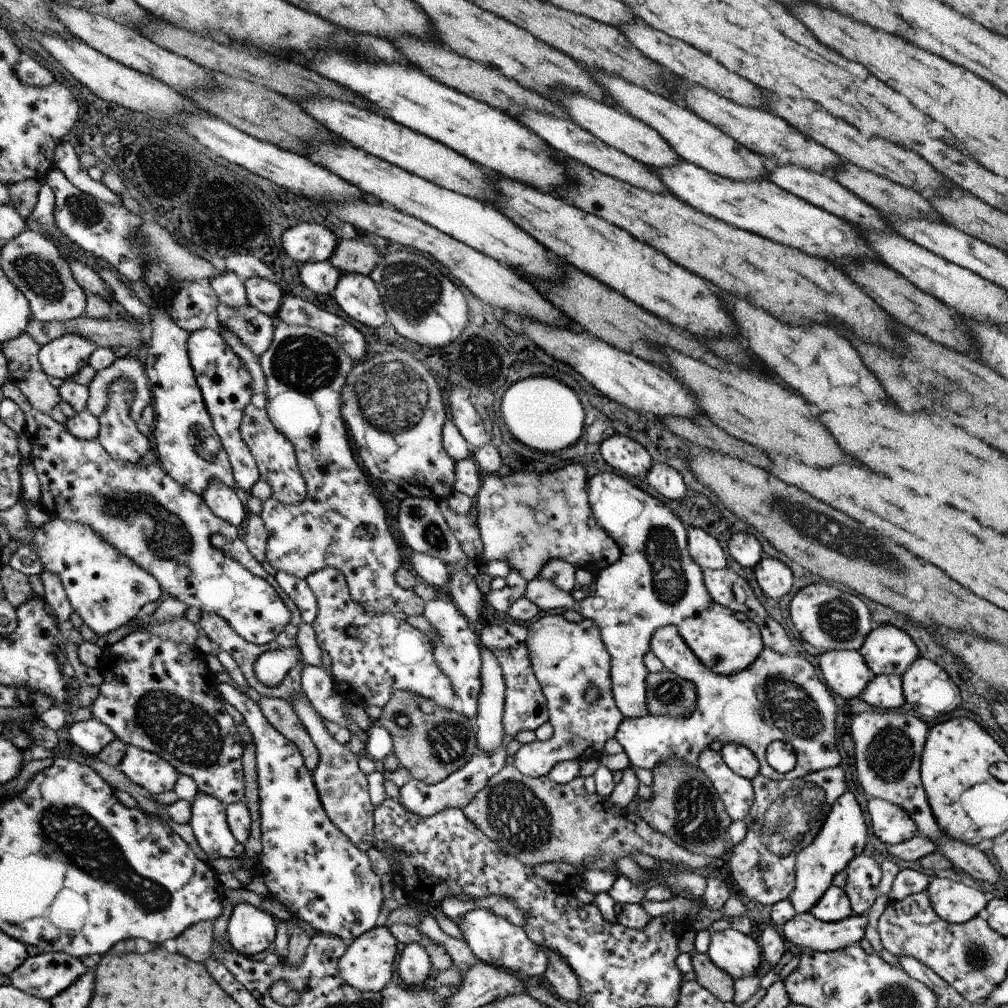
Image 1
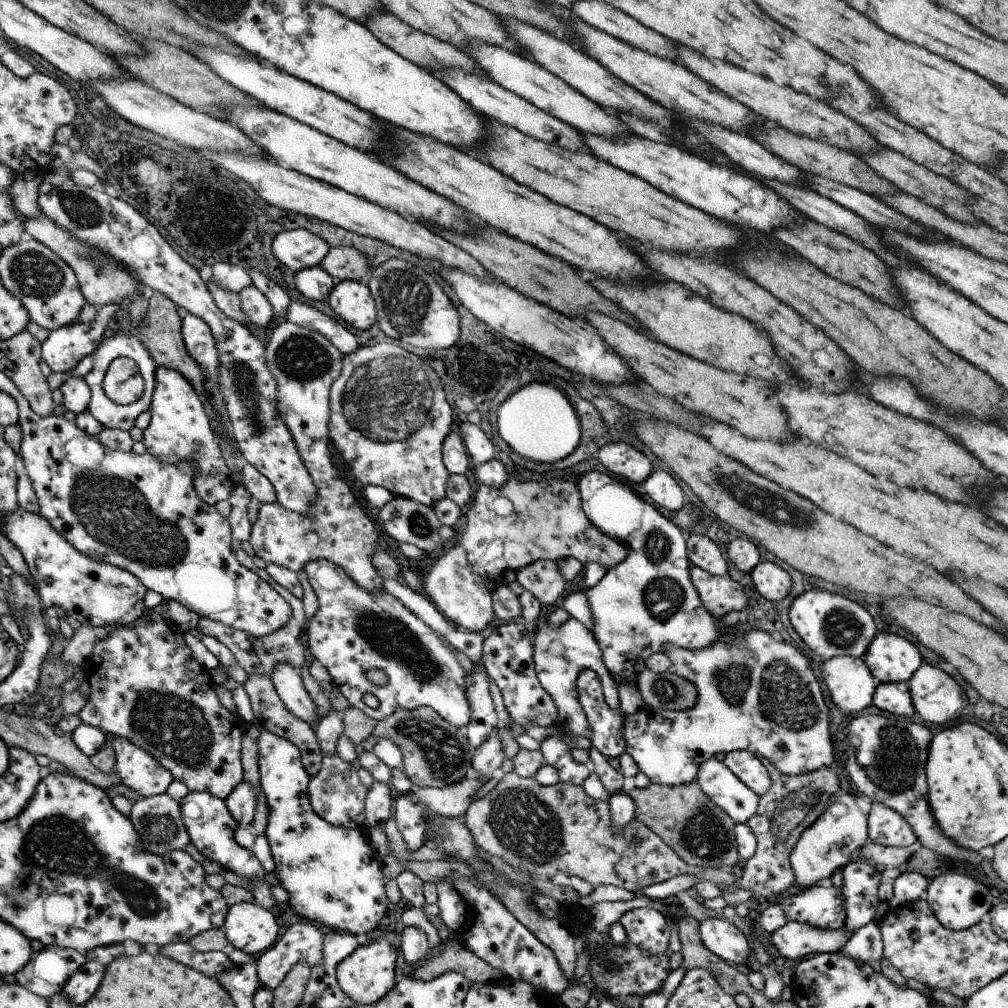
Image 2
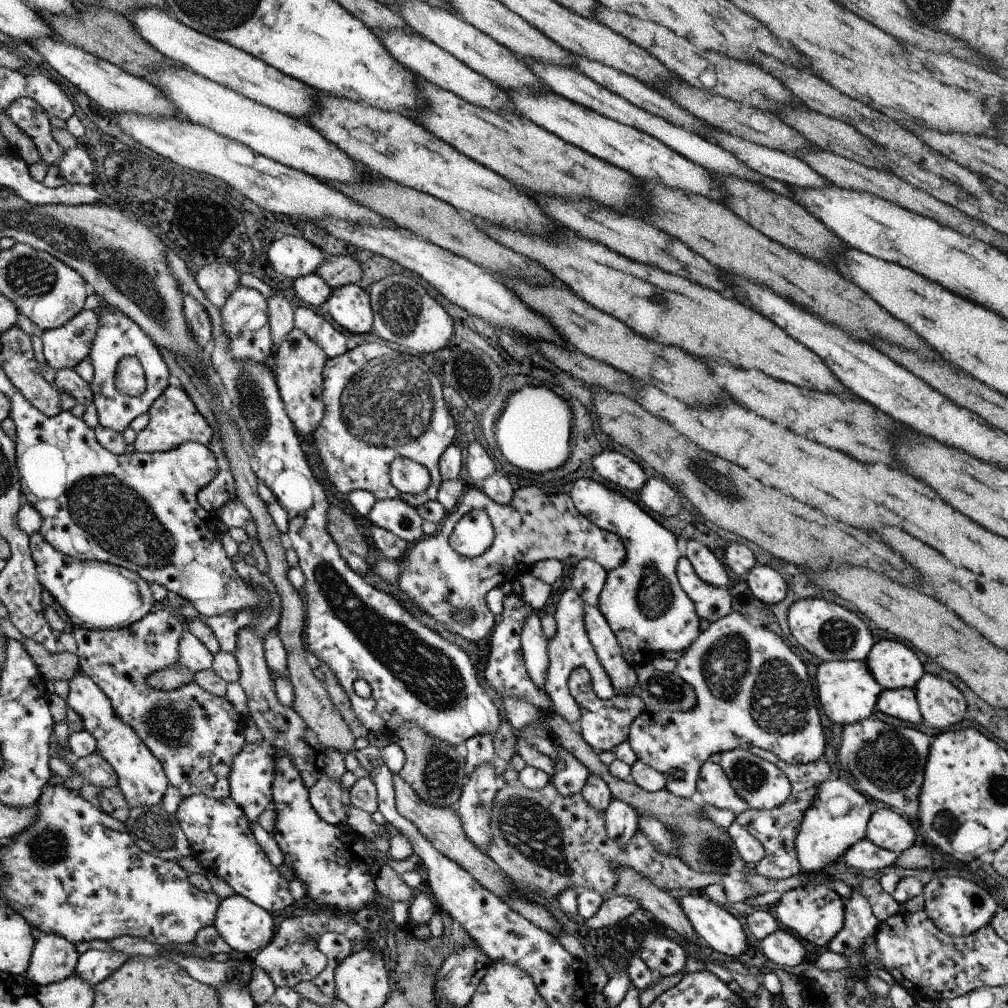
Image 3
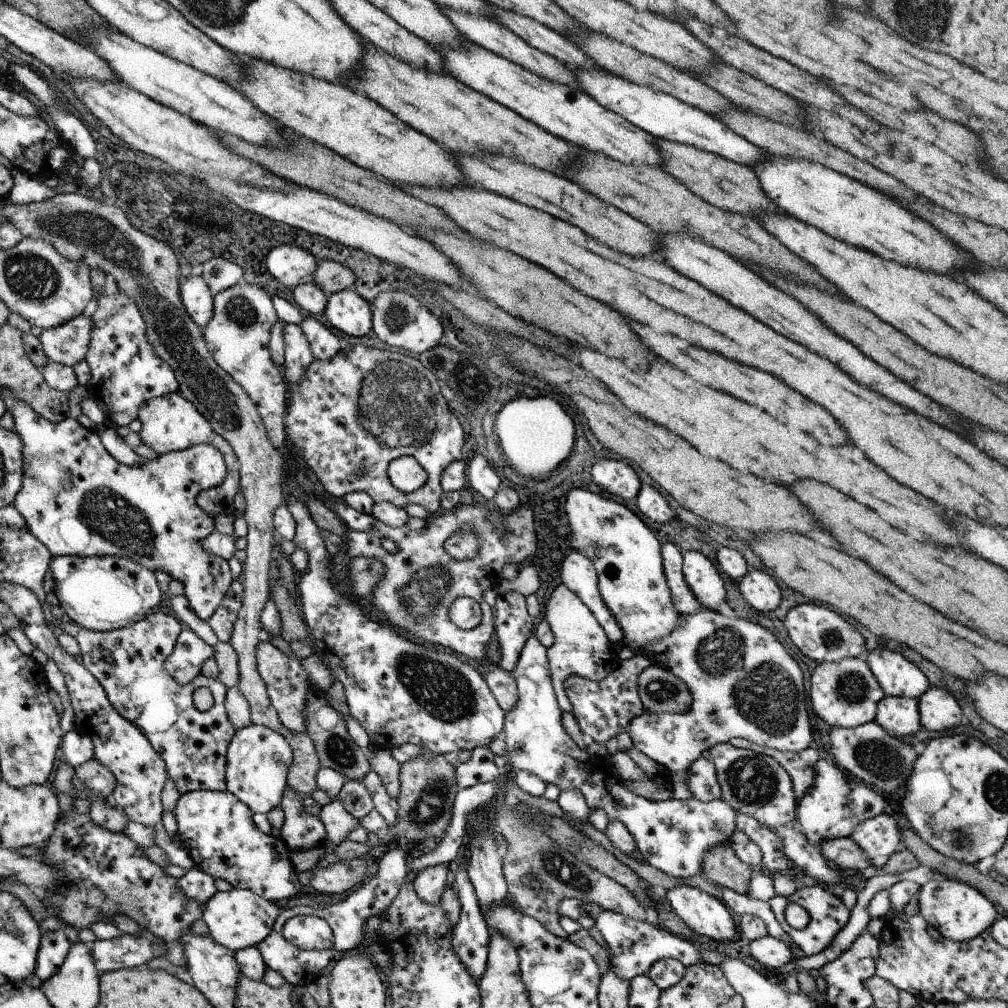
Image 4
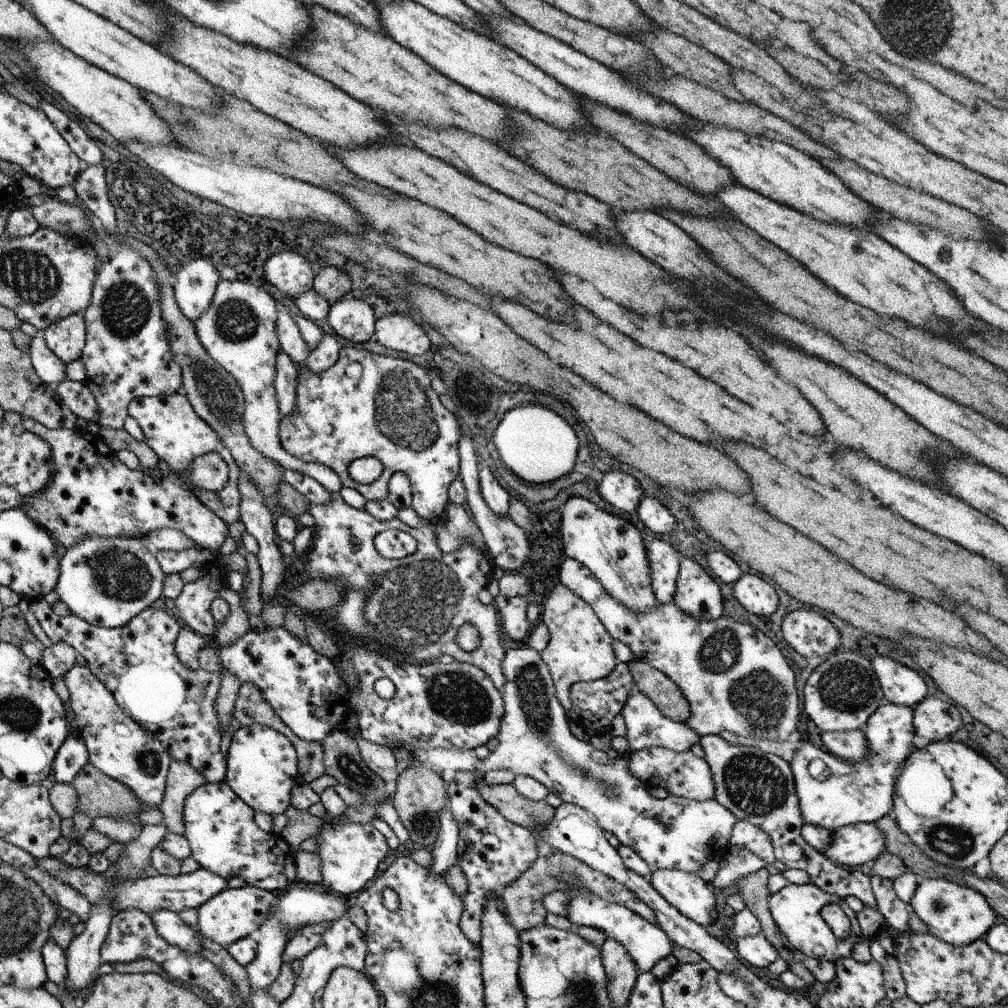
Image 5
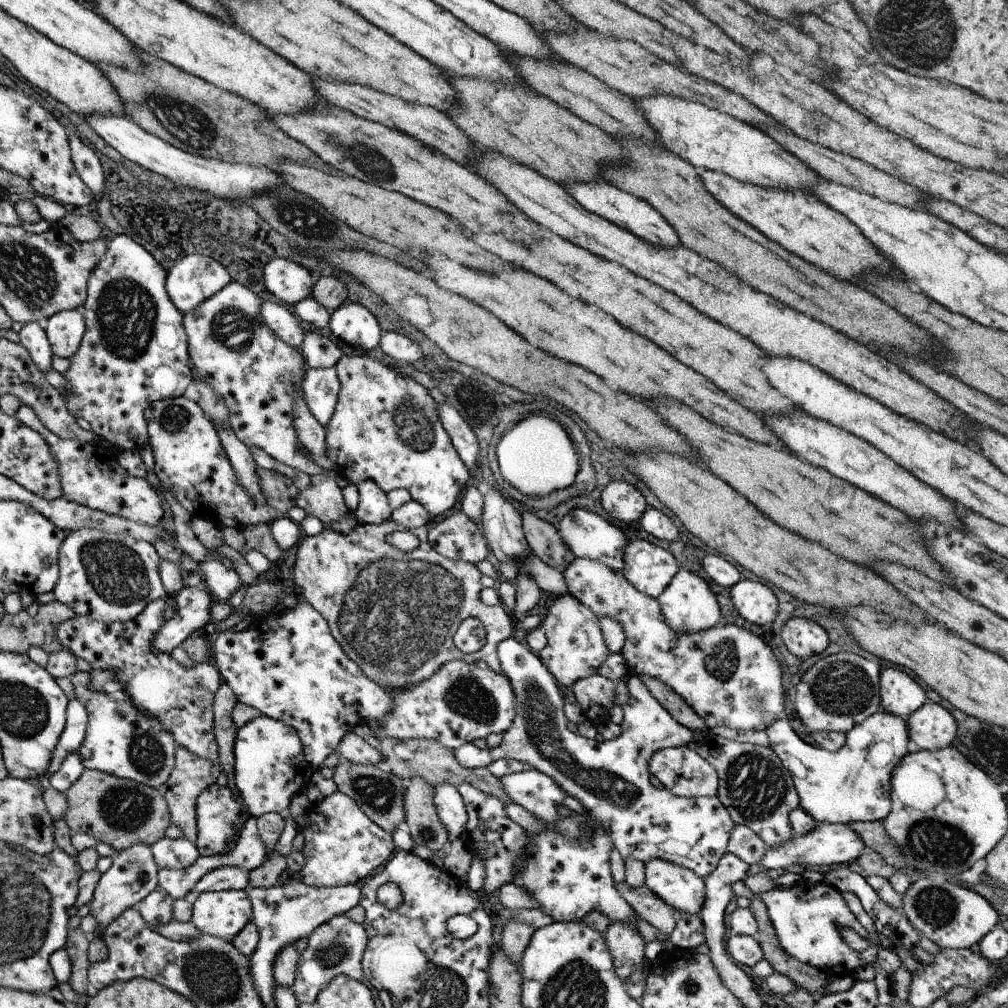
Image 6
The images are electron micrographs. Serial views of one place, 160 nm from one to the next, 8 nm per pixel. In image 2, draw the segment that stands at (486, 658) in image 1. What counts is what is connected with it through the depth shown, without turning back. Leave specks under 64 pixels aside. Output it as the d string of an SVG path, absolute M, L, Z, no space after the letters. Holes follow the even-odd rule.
M494 727L487 740L479 747L473 749L472 753L472 771L475 771L479 777L491 778L494 770L500 769L506 757L499 735L499 729Z

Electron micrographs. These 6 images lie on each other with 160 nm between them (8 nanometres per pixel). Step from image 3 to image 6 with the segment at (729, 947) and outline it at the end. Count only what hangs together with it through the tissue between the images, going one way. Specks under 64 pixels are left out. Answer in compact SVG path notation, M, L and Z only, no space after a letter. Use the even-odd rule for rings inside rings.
M660 859L645 863L645 885L676 912L691 915L699 914L707 893L705 879Z

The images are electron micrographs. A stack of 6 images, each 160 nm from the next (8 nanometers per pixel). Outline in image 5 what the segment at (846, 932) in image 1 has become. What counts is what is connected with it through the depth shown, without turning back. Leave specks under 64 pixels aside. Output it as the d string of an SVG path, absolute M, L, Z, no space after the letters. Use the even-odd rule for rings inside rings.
M760 932L753 937L738 937L736 950L740 958L752 966L766 968L778 960L778 949Z

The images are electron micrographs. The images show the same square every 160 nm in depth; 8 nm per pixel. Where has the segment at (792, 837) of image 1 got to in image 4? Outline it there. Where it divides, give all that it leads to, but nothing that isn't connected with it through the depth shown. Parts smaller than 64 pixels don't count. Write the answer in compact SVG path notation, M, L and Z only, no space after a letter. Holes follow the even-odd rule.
M732 739L731 742L735 747L741 749L750 749L757 753L762 753L774 758L780 766L790 775L795 799L798 801L806 794L809 787L814 784L814 767L820 760L816 747L810 746L799 753L780 752L770 747L763 747L747 741L746 739ZM738 812L735 818L738 830L747 834L760 848L763 854L762 862L773 874L780 874L791 865L791 860L785 856L783 838L766 825L761 825L753 816Z

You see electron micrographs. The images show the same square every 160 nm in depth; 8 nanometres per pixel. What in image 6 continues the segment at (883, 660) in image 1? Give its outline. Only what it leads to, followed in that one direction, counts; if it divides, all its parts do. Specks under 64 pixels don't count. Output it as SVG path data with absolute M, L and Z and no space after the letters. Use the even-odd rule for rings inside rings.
M886 666L880 671L881 707L896 716L908 718L928 699L922 686L904 670Z

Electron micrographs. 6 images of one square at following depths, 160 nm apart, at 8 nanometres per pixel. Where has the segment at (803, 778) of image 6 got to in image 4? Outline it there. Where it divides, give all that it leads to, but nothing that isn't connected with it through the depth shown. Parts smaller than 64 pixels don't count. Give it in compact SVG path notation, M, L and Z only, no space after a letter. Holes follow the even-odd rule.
M884 696L877 706L875 721L891 735L900 737L918 732L923 726L920 720L918 699ZM820 759L815 764L814 774L814 784L798 801L795 810L799 831L814 847L820 848L827 840L850 837L858 824L885 812L886 795L842 771L836 764Z

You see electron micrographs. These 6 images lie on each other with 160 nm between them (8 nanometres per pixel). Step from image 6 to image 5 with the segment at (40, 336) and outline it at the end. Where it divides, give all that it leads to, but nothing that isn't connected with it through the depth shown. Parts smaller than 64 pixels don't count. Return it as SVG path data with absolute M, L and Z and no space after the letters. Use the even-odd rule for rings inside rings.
M31 337L30 358L36 374L43 383L54 385L60 384L67 378L66 363L60 360L46 344L45 338Z

